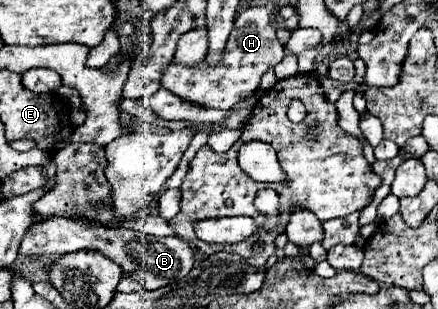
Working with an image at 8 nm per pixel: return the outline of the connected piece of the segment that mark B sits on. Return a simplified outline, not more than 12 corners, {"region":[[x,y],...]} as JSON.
{"region":[[49,217],[21,255],[101,251],[119,263],[117,291],[183,279],[195,251],[181,237]]}

